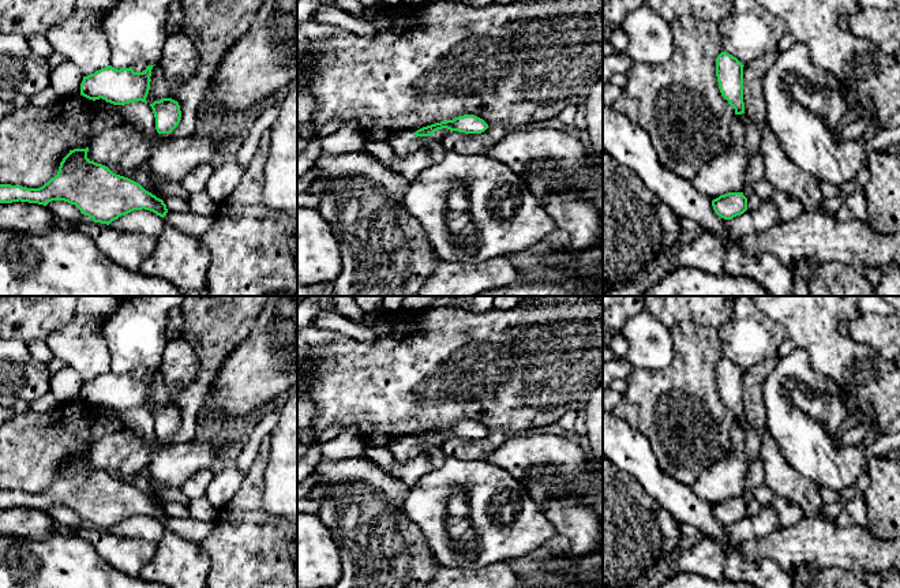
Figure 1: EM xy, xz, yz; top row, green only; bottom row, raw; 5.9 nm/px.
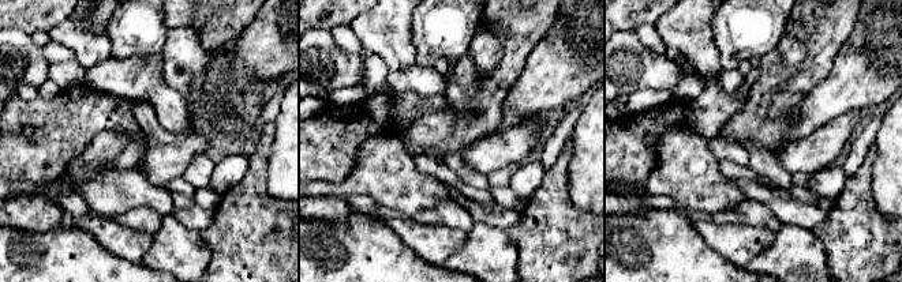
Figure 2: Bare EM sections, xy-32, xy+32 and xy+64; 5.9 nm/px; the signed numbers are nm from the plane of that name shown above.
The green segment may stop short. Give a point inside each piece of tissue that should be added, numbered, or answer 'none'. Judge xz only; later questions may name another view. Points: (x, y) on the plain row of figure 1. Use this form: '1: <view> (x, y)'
none

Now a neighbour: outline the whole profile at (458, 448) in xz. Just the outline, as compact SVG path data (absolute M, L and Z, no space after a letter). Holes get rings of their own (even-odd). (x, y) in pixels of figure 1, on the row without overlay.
M488 432L481 439L465 439L453 437L446 441L440 449L446 457L462 460L485 460L485 457L496 450L509 438L506 432Z

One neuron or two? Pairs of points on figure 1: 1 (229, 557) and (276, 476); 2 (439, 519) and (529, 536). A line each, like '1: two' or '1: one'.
1: two
2: one

